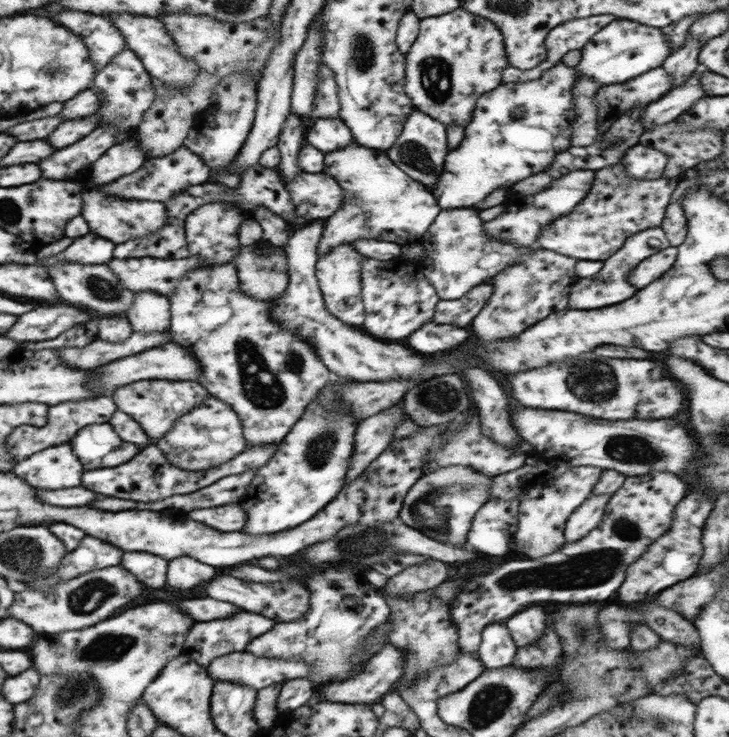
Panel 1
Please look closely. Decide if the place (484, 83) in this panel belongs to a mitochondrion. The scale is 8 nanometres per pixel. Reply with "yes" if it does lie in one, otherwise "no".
no

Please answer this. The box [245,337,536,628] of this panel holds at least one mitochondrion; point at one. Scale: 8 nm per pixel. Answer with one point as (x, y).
(430, 512)

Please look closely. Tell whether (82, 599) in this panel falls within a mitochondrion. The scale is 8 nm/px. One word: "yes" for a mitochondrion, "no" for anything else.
yes

